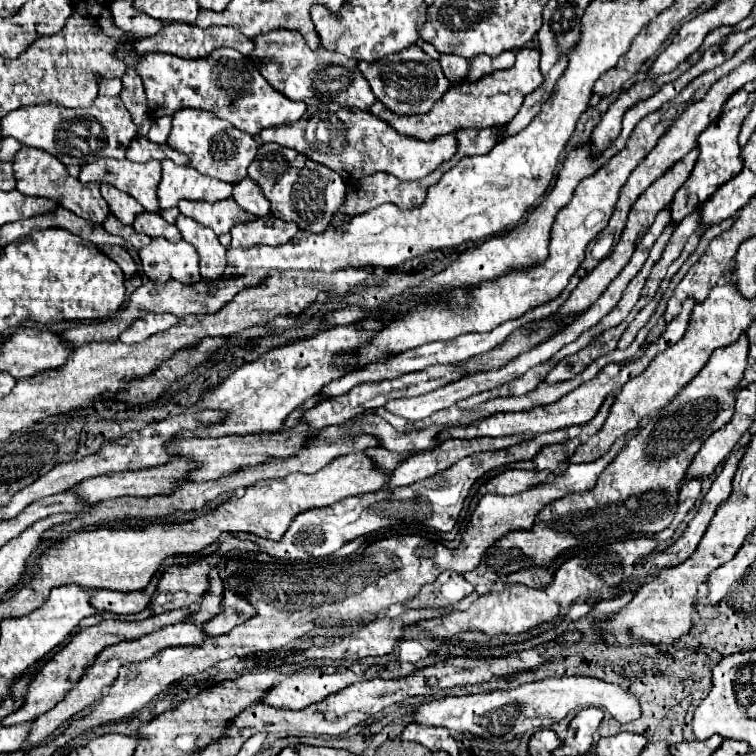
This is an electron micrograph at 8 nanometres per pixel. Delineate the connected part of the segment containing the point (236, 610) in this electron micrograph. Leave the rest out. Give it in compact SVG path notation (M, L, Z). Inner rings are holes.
M227 587L223 591L223 603L221 603L221 613L215 615L213 619L209 619L207 623L203 623L203 633L207 637L213 637L213 635L223 635L223 633L229 633L235 625L247 621L251 615L253 615L253 607L237 597L235 593L231 593Z

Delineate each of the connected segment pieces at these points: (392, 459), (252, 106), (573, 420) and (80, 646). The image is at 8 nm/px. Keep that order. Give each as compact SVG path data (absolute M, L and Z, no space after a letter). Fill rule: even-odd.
M367 447L365 453L371 453L371 457L375 457L379 465L383 465L383 469L395 469L395 465L413 455L413 453L391 453L389 449L379 449L379 447Z
M219 47L211 51L211 55L201 57L201 61L171 57L163 53L147 53L139 59L135 49L129 49L129 53L127 49L119 49L117 55L123 57L127 65L137 63L137 73L145 85L151 117L155 119L161 115L173 115L183 107L207 109L255 137L265 127L279 127L299 121L307 109L303 101L291 101L277 89L271 89L269 81L263 79L253 61L231 47Z
M687 299L687 301L683 303L681 313L667 325L667 329L663 331L663 335L661 335L655 343L651 343L651 345L647 347L647 351L645 351L645 355L643 355L641 359L637 359L637 361L633 361L633 363L609 363L609 365L605 365L605 367L599 371L599 375L597 375L595 379L591 379L591 381L579 385L575 391L567 393L565 397L561 397L559 401L555 401L555 403L551 403L551 405L535 407L535 409L529 409L529 411L517 411L517 413L495 413L495 415L483 419L483 421L477 423L477 425L459 425L459 427L443 429L443 433L439 433L439 441L445 441L447 437L471 439L471 437L483 437L483 435L487 435L487 437L503 437L503 435L515 435L515 433L533 433L533 435L537 435L537 433L555 431L555 429L561 429L561 427L571 427L571 425L583 425L583 423L591 421L591 419L597 415L597 411L599 411L599 407L603 405L603 401L605 401L607 395L617 393L627 381L631 381L633 377L637 377L639 373L643 373L643 371L647 369L647 365L653 361L653 357L655 357L659 351L671 347L673 343L677 343L677 341L683 337L683 333L685 333L685 329L687 329L687 323L689 323L689 317L691 317L691 311L693 311L693 305L695 305L695 303L693 303L691 299Z
M179 609L179 611L171 611L171 613L161 613L159 617L147 617L143 621L117 621L117 619L105 619L101 621L99 625L95 627L87 627L87 629L79 629L71 643L67 643L59 653L55 653L37 673L35 677L31 679L29 687L27 687L27 693L25 693L25 701L23 705L11 713L7 719L1 721L1 725L9 727L9 725L21 725L21 723L29 723L33 721L35 717L47 713L49 709L53 709L61 699L63 695L71 689L71 685L83 675L85 667L109 645L115 645L115 643L121 643L121 641L129 641L129 639L139 639L141 635L147 635L151 631L157 631L165 625L173 625L173 623L179 623L183 621L191 611L189 609Z

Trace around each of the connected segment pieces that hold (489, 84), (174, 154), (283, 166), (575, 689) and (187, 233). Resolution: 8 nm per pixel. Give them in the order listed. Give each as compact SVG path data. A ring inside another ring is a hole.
M523 47L517 51L517 61L511 69L495 71L487 77L481 77L477 83L463 81L463 85L451 85L449 91L433 105L433 109L425 115L411 115L411 117L395 117L381 101L371 105L371 113L379 119L391 123L399 133L413 135L423 141L435 139L437 135L445 135L457 129L485 129L493 125L503 125L515 117L523 99L533 93L543 83L543 75L539 69L539 51L531 47Z
M135 137L135 141L131 141L131 145L127 147L127 159L137 163L145 163L149 159L171 159L177 165L187 165L187 157L183 157L183 153L171 149L169 145L153 143L147 137Z
M265 143L259 147L259 153L249 169L249 177L259 183L263 195L271 201L271 213L275 217L295 221L301 229L313 233L327 229L331 217L335 215L335 209L343 205L343 195L347 193L347 187L339 173L279 143Z
M559 677L525 683L515 689L493 689L463 697L445 697L423 703L415 711L419 725L443 725L449 731L463 731L473 735L489 735L489 741L503 741L515 735L531 735L551 723L561 721L569 711L583 707L607 709L619 723L629 723L639 717L639 703L633 695L613 683L593 677Z
M183 215L177 217L175 225L181 231L183 239L197 249L201 277L207 281L215 281L215 277L219 277L219 273L223 273L223 269L227 267L227 249L219 243L217 235L191 217Z

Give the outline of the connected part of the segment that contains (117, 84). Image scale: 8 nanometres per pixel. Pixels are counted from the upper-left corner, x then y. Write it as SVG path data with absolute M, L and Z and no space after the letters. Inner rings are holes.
M103 79L99 83L99 95L119 97L119 93L121 93L121 79Z

